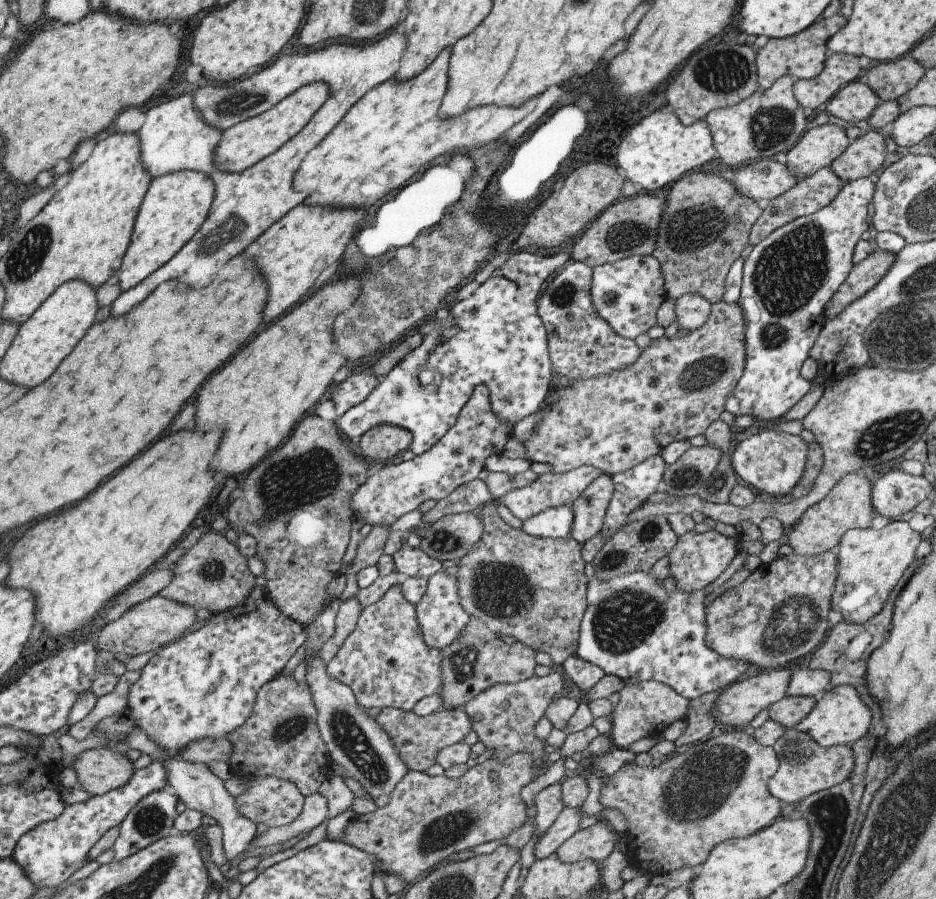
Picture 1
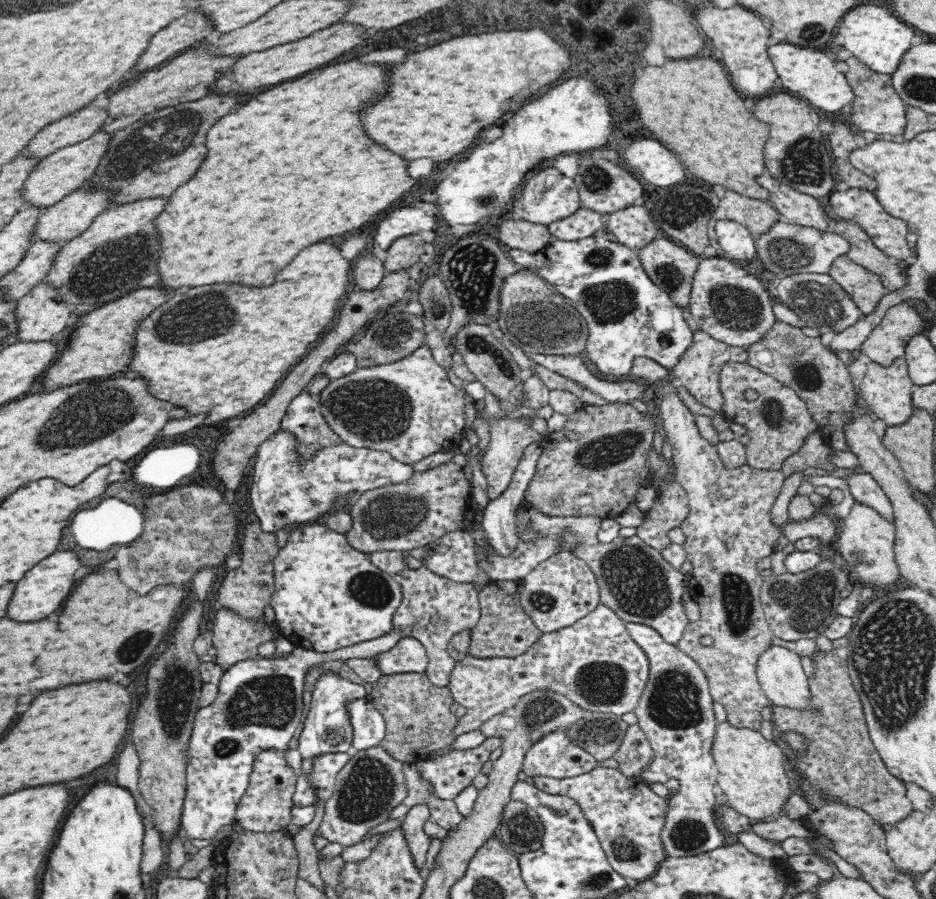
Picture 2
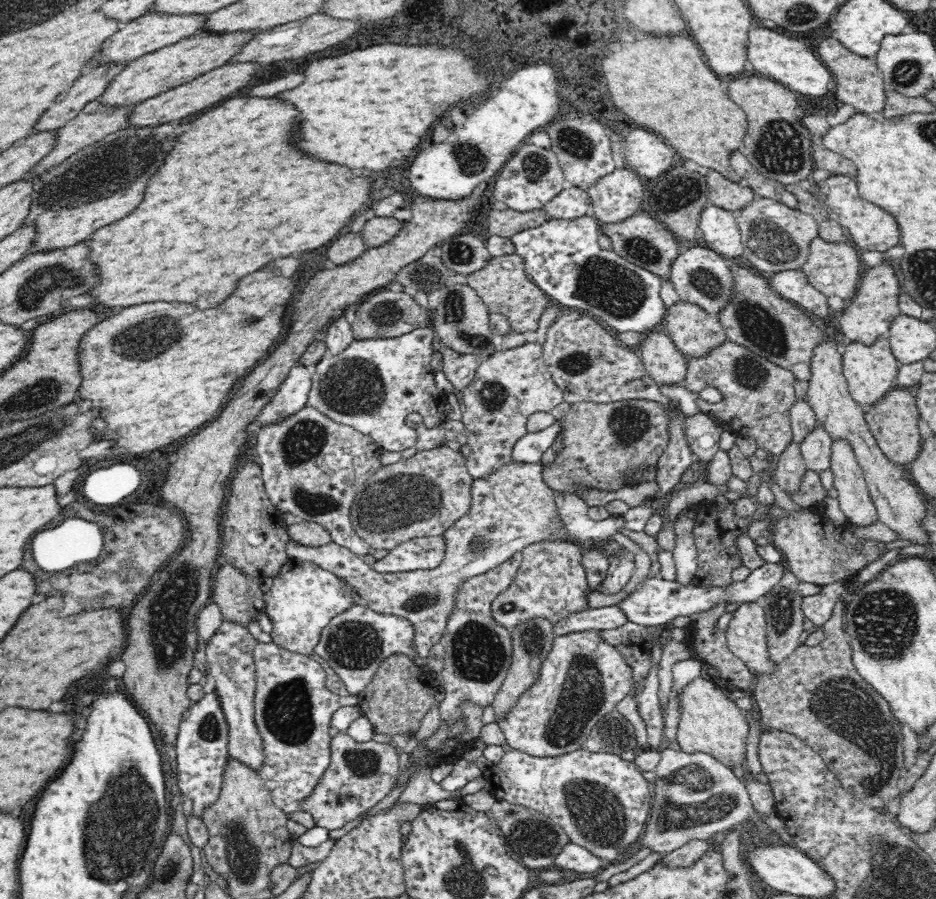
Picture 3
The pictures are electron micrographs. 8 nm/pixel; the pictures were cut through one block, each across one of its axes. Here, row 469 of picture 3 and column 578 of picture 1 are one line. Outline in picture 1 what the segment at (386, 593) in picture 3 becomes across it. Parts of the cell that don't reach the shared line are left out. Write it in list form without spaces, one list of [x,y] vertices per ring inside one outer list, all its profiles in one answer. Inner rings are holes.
[[[601,474],[589,482],[589,486],[575,498],[575,502],[571,502],[573,524],[569,530],[569,537],[575,542],[587,542],[599,533],[612,490],[612,477]]]

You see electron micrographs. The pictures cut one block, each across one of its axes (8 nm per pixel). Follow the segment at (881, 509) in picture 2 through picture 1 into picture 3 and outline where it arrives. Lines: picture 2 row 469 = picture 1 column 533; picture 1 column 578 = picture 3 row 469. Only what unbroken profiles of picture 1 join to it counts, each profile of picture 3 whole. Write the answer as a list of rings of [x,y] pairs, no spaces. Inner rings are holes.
[[[819,423],[804,436],[799,443],[802,458],[805,460],[807,470],[830,470],[830,446],[833,438]]]

